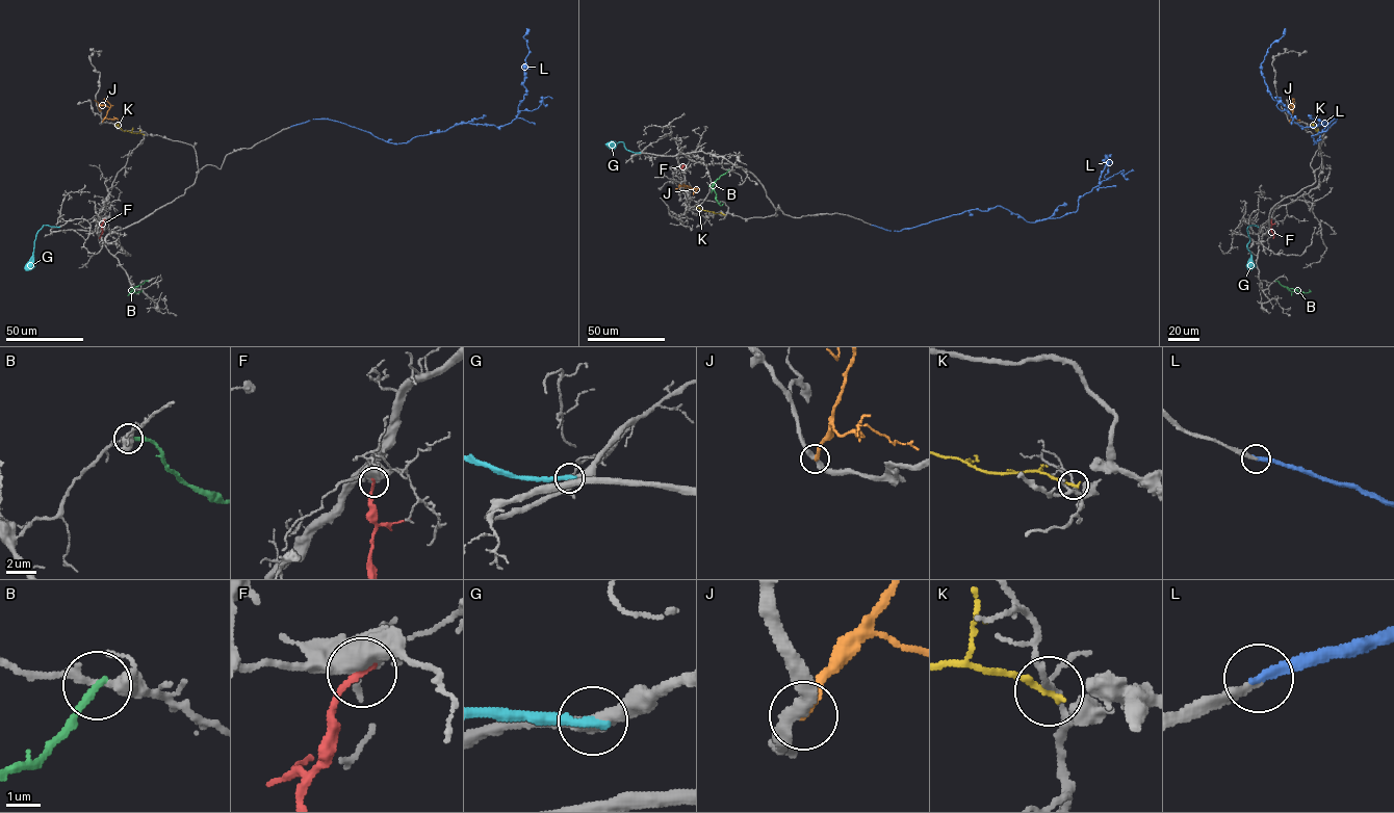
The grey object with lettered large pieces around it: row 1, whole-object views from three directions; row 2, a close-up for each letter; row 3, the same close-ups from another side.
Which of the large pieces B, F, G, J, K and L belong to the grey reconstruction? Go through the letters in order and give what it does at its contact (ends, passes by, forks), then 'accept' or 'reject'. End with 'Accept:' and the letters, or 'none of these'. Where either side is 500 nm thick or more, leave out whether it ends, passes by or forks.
B: it ends | reject
F: reject
G: it ends | reject
J: it ends | reject
K: it ends | reject
L: it ends | accept
Accept: L

